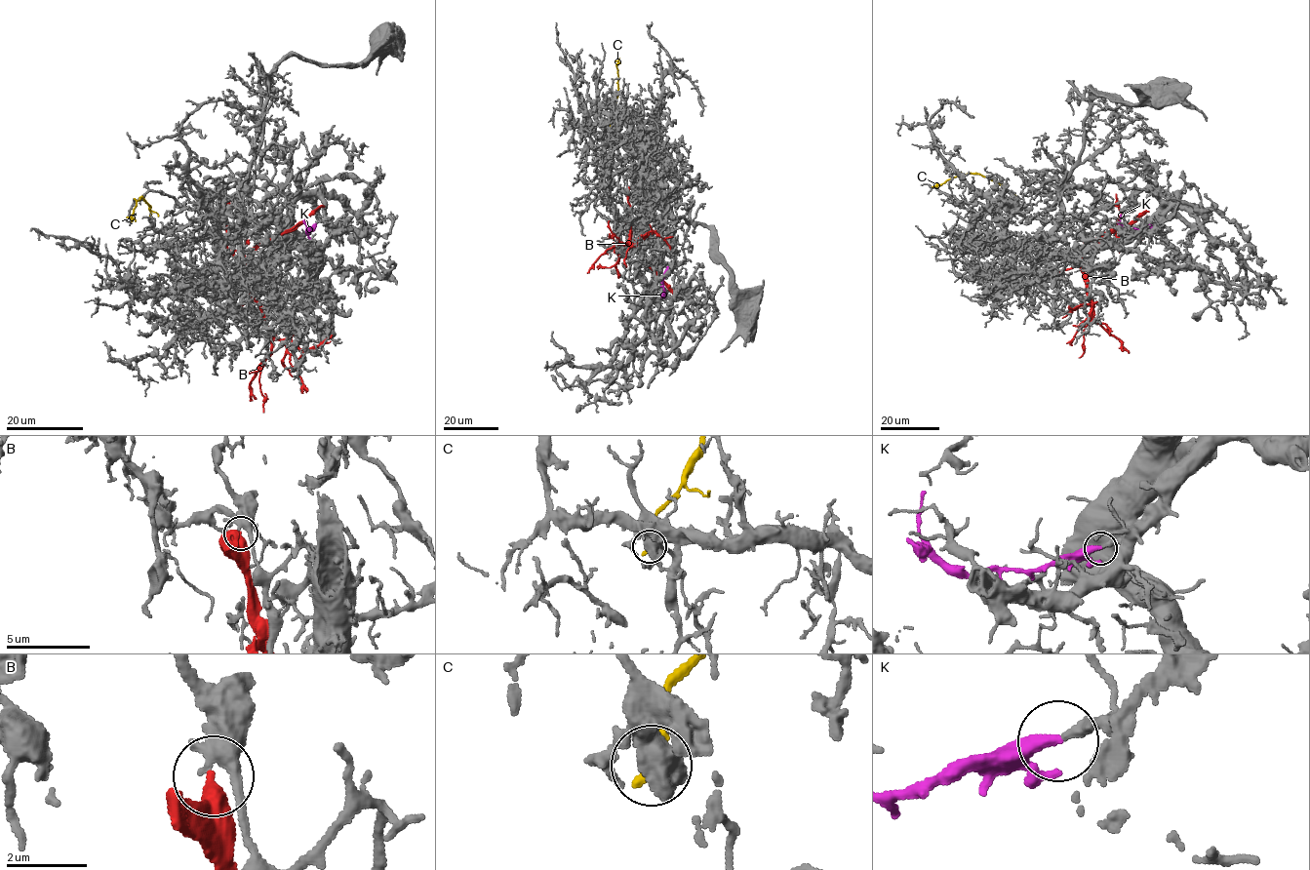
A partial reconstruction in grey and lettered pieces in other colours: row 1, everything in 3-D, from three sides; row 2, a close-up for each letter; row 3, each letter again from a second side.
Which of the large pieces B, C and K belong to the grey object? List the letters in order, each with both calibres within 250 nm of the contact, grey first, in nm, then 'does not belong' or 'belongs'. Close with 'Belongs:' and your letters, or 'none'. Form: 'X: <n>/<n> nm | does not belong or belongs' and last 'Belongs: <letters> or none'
B: 360/440 nm | does not belong
C: 750/320 nm | does not belong
K: 300/360 nm | belongs
Belongs: K

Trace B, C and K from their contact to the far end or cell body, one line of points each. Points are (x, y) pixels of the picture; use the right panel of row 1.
B: (1082, 238), (1080, 263), (1087, 295), (1092, 303), (1092, 315), (1129, 353)
C: (1016, 197), (999, 183), (978, 174), (959, 174), (932, 187)
K: (1151, 224), (1126, 229), (1120, 222), (1121, 215)

